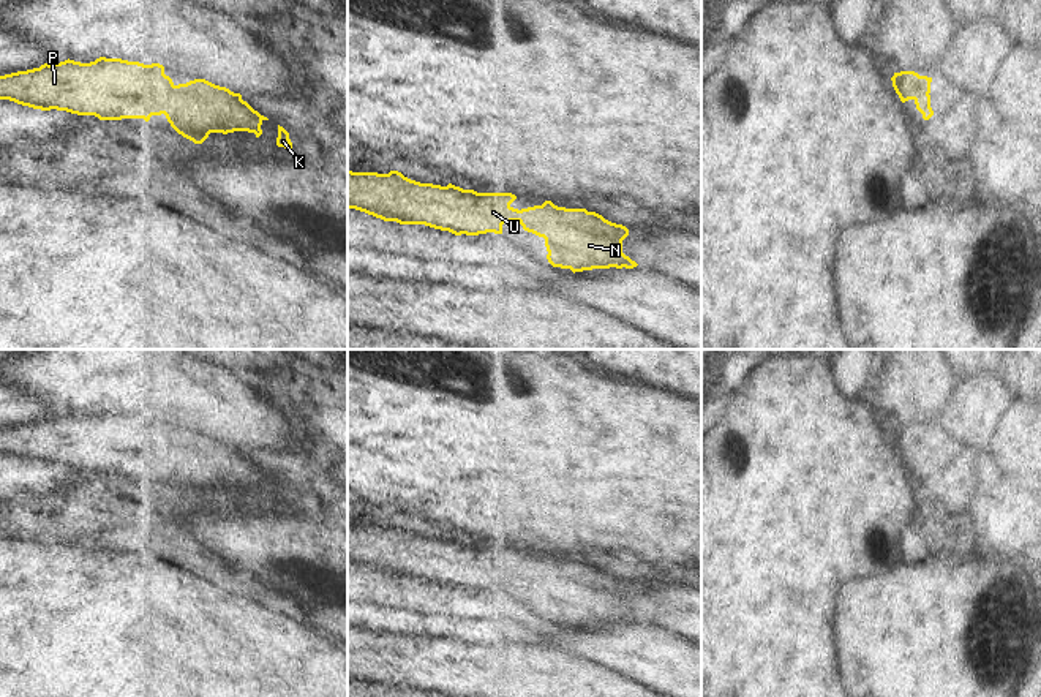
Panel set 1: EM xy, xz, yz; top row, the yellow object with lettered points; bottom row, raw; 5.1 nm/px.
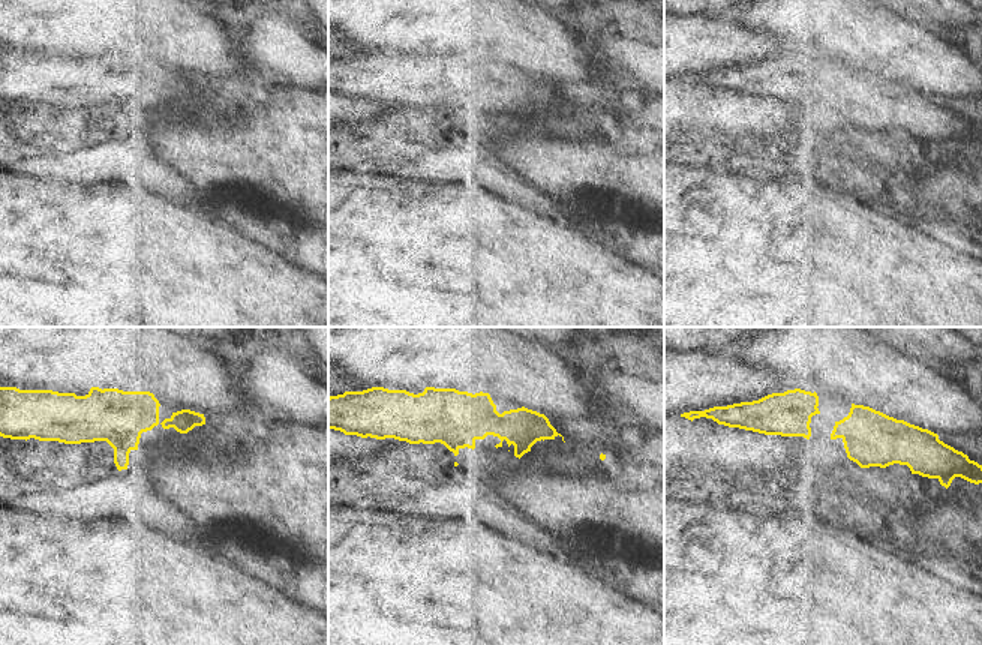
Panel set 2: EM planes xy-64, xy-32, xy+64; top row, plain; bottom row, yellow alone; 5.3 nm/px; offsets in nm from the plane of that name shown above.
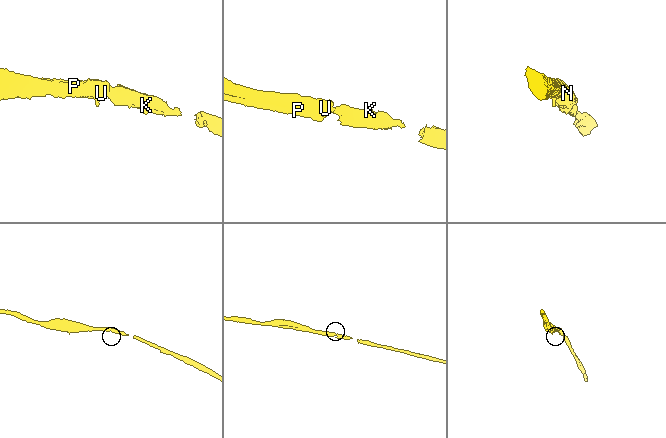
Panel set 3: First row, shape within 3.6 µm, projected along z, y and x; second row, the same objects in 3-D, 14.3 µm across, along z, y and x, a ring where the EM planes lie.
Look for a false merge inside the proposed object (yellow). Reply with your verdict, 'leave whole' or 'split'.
leave whole

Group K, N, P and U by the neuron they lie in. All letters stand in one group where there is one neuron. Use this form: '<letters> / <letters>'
K N P U

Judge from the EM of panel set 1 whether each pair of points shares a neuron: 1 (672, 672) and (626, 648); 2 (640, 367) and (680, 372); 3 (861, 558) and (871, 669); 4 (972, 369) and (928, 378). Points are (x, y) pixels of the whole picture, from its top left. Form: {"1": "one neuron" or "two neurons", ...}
{"1": "one neuron", "2": "one neuron", "3": "two neurons", "4": "two neurons"}

